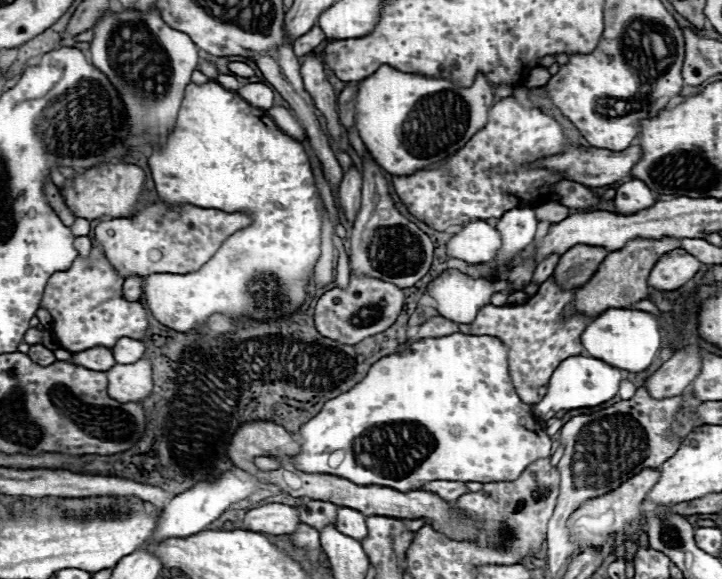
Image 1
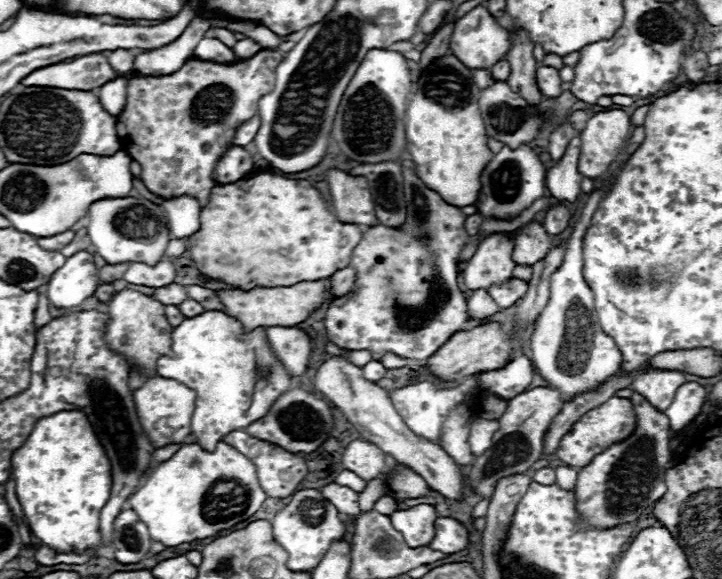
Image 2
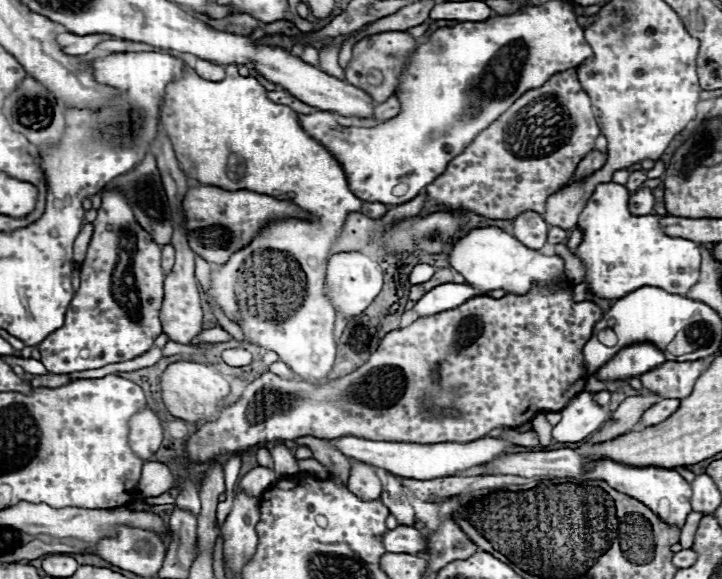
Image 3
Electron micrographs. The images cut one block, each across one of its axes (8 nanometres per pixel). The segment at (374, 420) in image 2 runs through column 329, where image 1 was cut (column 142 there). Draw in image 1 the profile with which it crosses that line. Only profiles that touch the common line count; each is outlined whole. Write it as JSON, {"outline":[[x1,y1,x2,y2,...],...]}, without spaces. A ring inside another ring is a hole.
{"outline":[[146,358,134,364,116,364,106,370,108,396,118,402,140,402,152,392,152,366]]}

